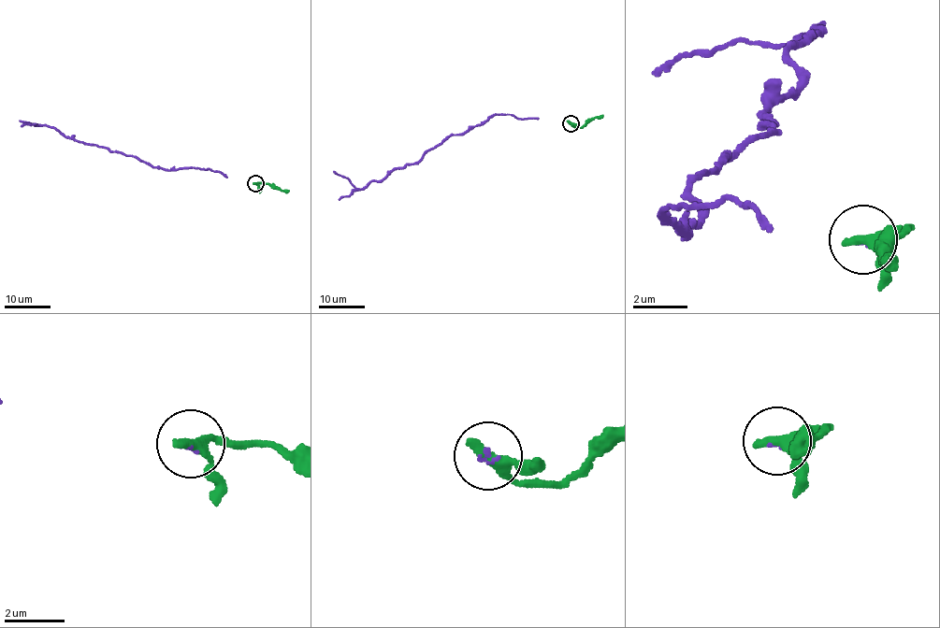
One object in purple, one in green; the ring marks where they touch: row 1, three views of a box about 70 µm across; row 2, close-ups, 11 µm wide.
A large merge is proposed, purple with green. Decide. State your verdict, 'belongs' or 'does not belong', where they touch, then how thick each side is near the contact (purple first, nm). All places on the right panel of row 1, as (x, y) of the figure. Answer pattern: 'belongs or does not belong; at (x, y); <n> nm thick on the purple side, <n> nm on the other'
belongs; at (863, 239); 100 nm thick on the purple side, 320 nm on the other

